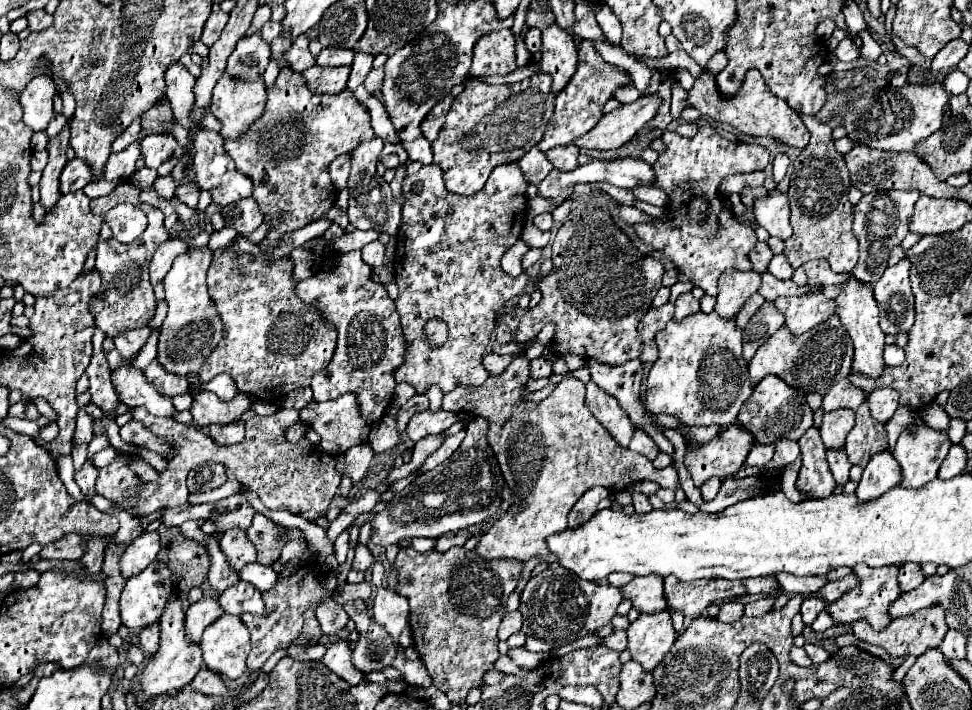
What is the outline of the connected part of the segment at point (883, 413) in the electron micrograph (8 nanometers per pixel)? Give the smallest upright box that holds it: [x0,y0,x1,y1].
[867,388,899,424]

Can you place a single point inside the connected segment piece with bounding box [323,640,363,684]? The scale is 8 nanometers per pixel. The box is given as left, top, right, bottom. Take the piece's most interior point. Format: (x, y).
(338, 656)

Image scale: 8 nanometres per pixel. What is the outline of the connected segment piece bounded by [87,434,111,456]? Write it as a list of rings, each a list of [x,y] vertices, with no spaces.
[[[95,434],[93,436],[93,440],[89,442],[89,456],[91,454],[95,454],[95,452],[99,452],[99,450],[103,450],[103,448],[109,448],[111,444],[109,444],[109,438],[107,438],[107,434]]]

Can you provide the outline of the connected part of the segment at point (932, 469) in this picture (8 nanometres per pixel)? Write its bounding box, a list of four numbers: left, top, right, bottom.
[893,426,951,488]

